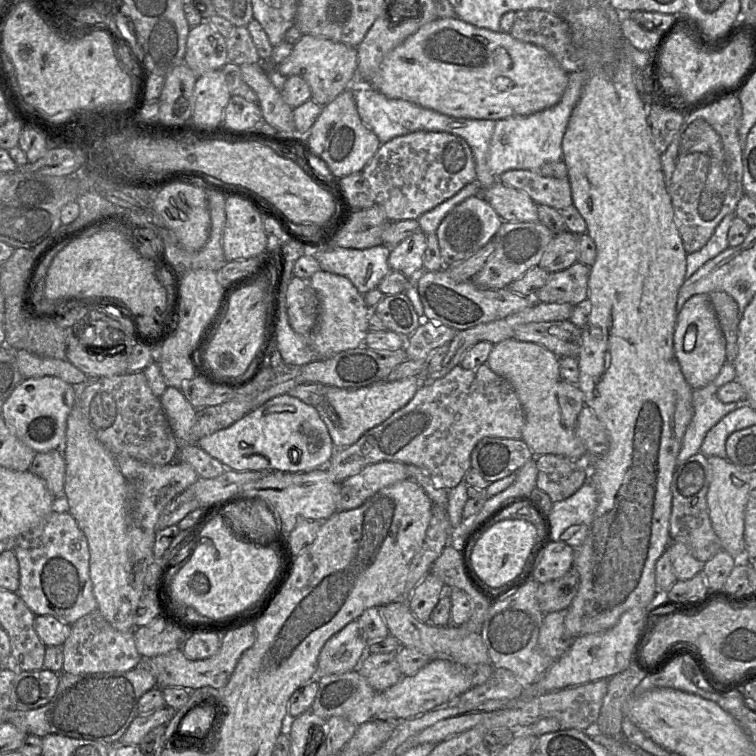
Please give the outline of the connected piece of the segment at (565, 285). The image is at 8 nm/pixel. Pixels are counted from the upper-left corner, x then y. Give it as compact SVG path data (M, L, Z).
M576 262L569 268L550 273L546 284L535 292L538 302L569 303L574 307L586 304L590 267Z

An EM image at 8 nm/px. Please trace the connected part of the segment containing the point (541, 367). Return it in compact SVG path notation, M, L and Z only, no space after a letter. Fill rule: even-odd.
M511 338L493 346L486 364L495 374L507 380L514 388L524 410L521 439L532 450L534 457L544 454L565 456L575 461L584 461L591 469L594 458L590 456L576 434L578 415L585 405L584 394L577 384L572 384L561 377L559 357L538 343Z

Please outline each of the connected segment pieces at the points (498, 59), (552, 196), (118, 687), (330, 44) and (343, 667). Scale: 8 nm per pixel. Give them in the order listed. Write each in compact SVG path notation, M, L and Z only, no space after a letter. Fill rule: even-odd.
M454 17L438 18L419 28L384 58L369 85L387 98L406 100L450 117L497 121L553 107L563 96L568 74L543 48Z
M508 170L498 179L506 186L524 191L537 204L561 211L573 205L569 179L545 177L530 170Z
M144 668L128 671L84 674L60 673L56 694L46 705L32 710L6 710L6 721L27 735L40 738L57 734L74 739L84 739L114 746L120 742L138 714L140 697L157 687L153 674Z
M302 35L290 55L277 65L277 71L286 77L301 76L311 88L312 99L320 106L326 106L355 82L357 67L357 47L326 38Z
M354 620L334 634L323 646L318 657L318 668L311 681L327 675L342 674L357 669L367 653L368 641Z

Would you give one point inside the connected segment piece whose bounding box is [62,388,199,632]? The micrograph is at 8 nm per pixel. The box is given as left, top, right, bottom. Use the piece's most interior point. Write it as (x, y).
(116, 500)

